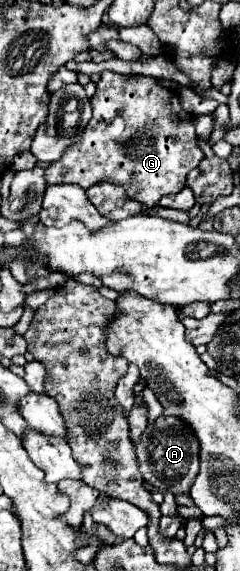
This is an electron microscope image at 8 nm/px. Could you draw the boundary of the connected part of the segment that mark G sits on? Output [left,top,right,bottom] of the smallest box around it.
[46,72,204,206]

